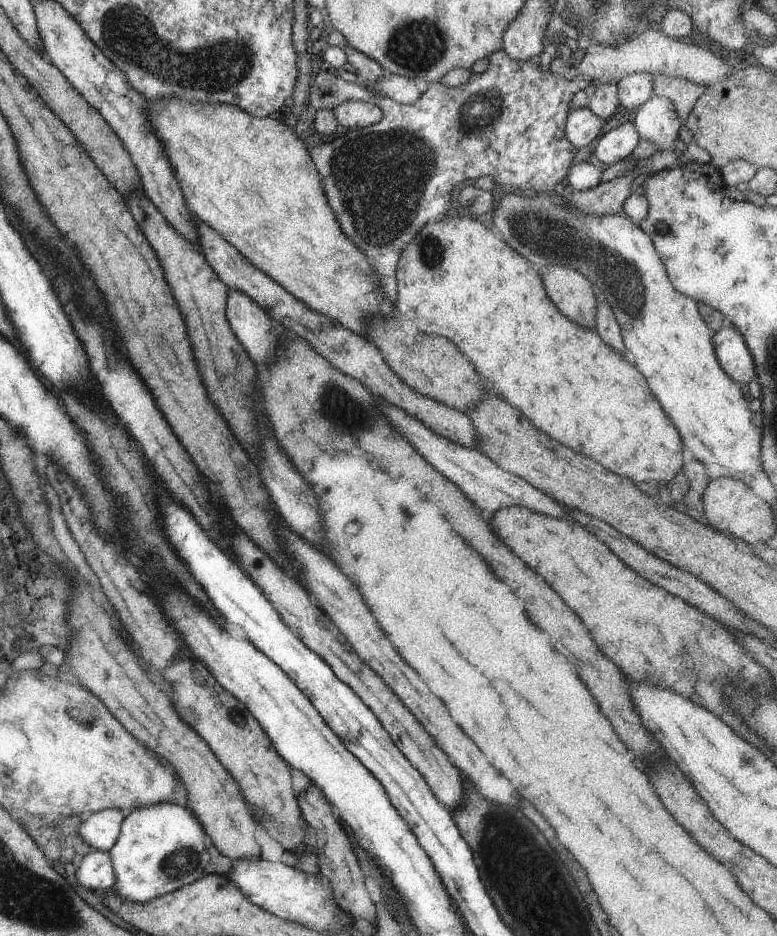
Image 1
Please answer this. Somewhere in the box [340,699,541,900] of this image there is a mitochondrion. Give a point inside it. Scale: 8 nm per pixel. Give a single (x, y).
(490, 820)

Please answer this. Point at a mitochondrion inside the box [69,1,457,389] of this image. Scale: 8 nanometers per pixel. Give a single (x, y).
(128, 33)

